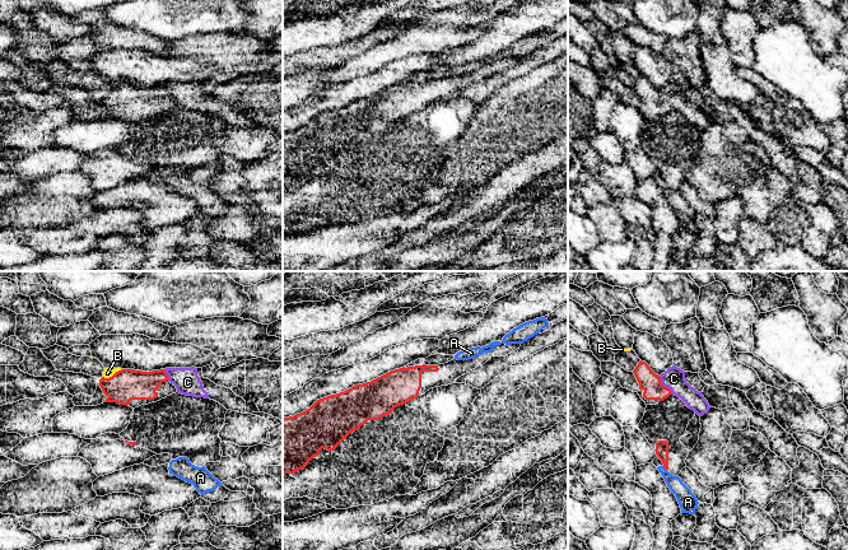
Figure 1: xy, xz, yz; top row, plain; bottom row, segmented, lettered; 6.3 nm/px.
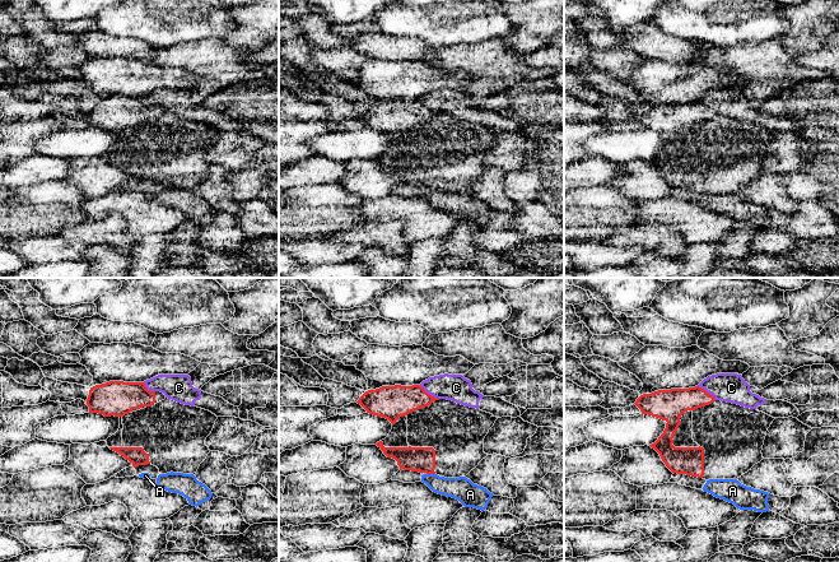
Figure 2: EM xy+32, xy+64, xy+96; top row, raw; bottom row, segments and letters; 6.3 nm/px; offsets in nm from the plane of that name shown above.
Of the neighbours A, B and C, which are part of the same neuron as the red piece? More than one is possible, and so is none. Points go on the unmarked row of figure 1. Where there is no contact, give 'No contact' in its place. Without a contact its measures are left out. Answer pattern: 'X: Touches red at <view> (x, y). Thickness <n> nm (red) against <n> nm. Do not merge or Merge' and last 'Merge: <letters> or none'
A: Touches red at yz (665, 182). Thickness 80 nm (red) against 110 nm. Do not merge
B: Touches red at xy (113, 89). Thickness 200 nm (red) against 60 nm. Do not merge
C: Touches red at yz (664, 101). Thickness 140 nm (red) against 140 nm. Do not merge
Merge: none

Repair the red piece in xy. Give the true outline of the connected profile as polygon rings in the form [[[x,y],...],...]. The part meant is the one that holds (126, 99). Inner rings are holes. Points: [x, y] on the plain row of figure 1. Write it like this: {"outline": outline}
{"outline": [[[121,84],[110,93],[102,92],[99,101],[107,111],[104,117],[129,120],[132,123],[177,107],[164,84],[153,87]]]}

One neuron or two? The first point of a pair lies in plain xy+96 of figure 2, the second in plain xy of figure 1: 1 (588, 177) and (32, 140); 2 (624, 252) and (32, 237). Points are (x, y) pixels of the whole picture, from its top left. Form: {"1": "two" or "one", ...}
{"1": "two", "2": "one"}

